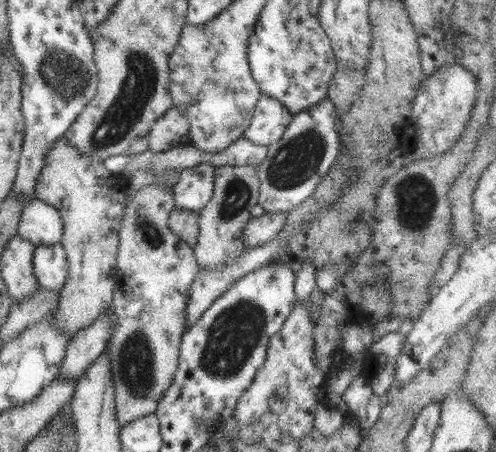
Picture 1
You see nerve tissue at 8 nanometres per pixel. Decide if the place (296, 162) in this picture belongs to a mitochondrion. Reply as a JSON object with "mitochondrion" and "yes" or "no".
{"mitochondrion":"yes"}

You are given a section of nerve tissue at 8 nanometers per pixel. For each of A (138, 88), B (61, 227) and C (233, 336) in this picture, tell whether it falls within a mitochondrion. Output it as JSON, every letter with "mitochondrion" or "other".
{"A":"mitochondrion","B":"other","C":"mitochondrion"}

